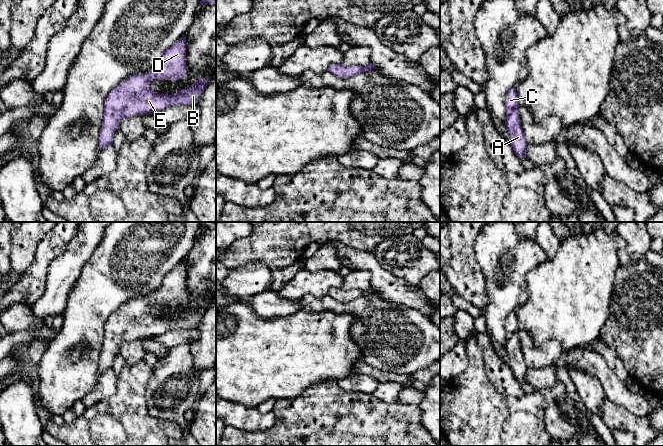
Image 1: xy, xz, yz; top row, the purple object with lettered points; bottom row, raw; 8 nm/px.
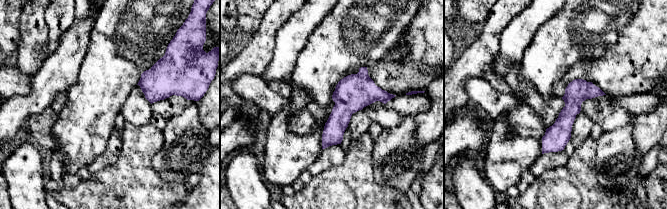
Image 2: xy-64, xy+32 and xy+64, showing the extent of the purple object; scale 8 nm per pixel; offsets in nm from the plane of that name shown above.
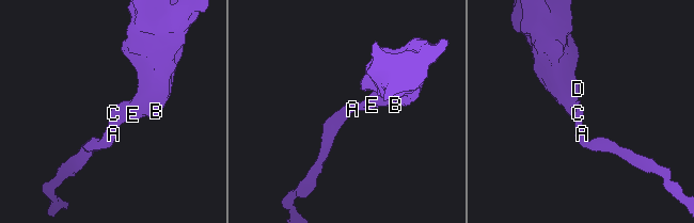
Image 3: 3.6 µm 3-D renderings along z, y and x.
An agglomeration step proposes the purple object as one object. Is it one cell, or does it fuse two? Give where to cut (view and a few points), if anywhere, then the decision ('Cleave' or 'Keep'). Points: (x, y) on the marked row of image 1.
No split. Keep

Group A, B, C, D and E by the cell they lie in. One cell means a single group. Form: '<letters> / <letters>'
A B C D E

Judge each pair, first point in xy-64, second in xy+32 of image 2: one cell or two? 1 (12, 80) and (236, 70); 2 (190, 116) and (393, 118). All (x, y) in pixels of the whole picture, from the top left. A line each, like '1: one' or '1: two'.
1: two
2: two

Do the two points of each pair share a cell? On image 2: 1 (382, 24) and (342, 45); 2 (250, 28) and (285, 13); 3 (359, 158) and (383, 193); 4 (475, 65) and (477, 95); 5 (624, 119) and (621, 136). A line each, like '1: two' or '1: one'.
1: one
2: two
3: one
4: two
5: two

